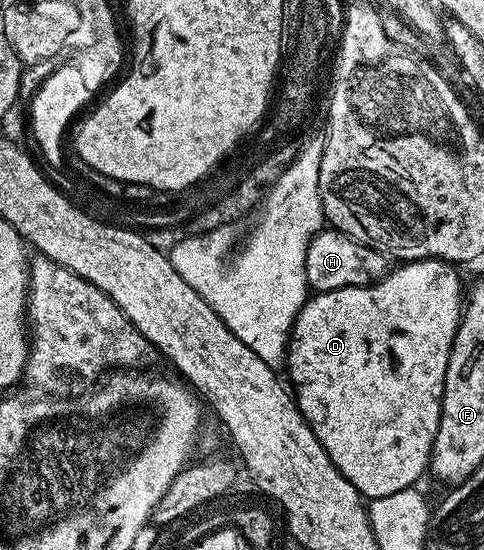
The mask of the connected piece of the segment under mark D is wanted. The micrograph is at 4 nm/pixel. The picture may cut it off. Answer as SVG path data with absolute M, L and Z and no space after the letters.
M415 259L403 262L391 270L378 283L371 287L341 287L335 291L320 291L311 294L296 317L294 327L290 331L290 344L286 347L285 370L290 370L289 382L292 394L298 400L298 408L308 421L312 433L316 433L316 441L324 445L332 465L340 469L340 473L367 500L386 497L414 487L417 479L427 474L430 466L432 445L436 441L436 429L440 429L440 413L442 412L442 394L444 393L444 377L448 369L448 357L452 349L452 341L458 332L458 323L462 320L464 310L464 283L458 276L459 268L443 259Z

